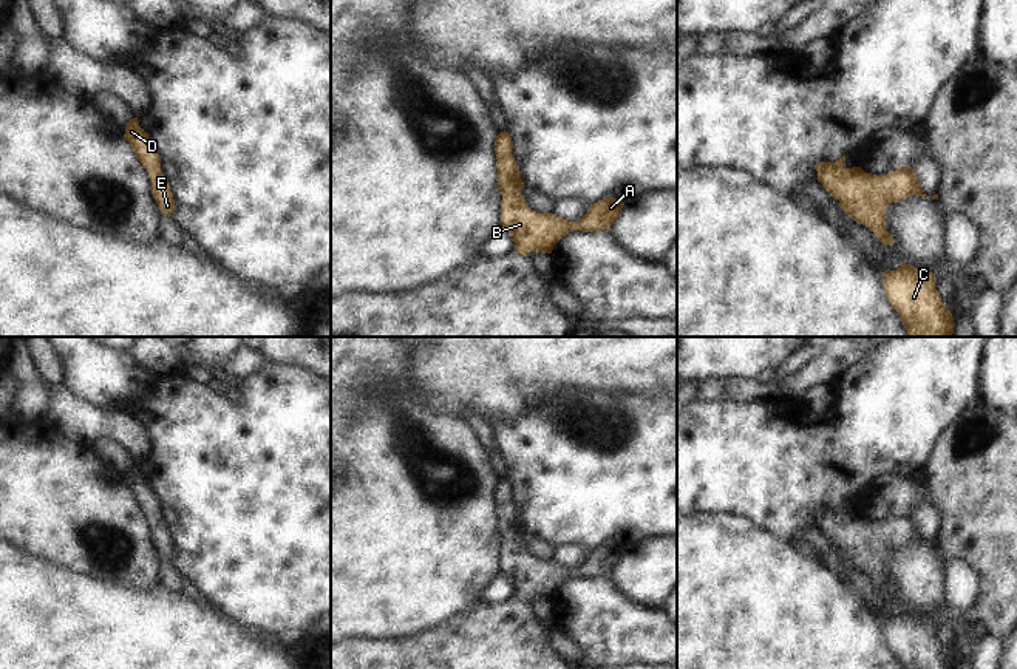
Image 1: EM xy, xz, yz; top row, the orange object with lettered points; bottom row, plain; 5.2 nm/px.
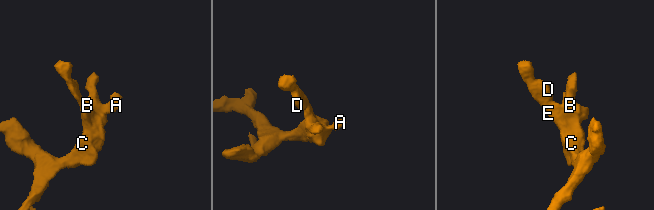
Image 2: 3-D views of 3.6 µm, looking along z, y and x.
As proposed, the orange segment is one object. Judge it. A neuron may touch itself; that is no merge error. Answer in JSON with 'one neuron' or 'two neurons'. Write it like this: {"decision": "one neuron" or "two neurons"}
{"decision": "one neuron"}

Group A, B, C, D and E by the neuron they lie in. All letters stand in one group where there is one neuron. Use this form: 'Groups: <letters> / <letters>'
Groups: A B C D E.

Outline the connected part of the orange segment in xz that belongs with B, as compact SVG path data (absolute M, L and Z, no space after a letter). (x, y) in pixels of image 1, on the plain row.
M504 476L496 482L495 499L498 514L498 535L502 539L501 573L510 579L515 598L527 603L530 598L552 599L553 592L569 578L601 578L618 564L624 548L604 544L589 552L578 567L566 567L553 559L536 559L521 541L526 533L519 513L512 501L513 487Z

